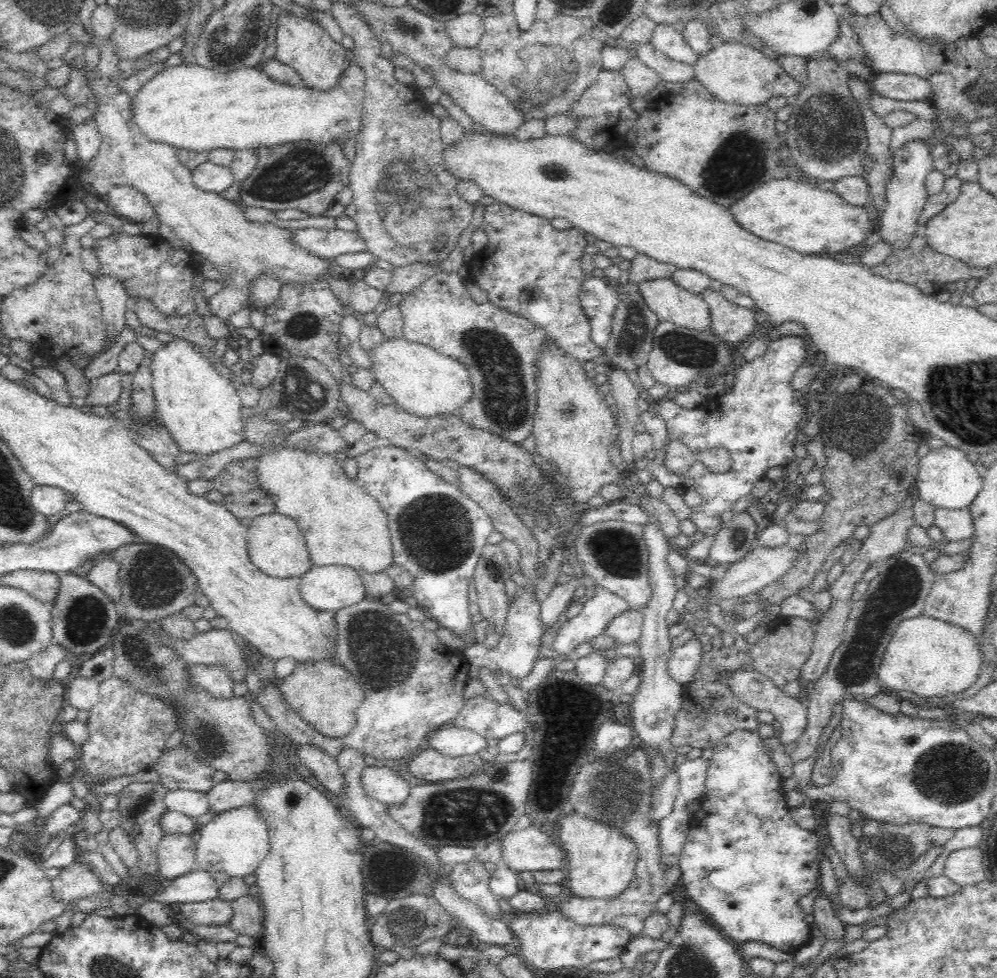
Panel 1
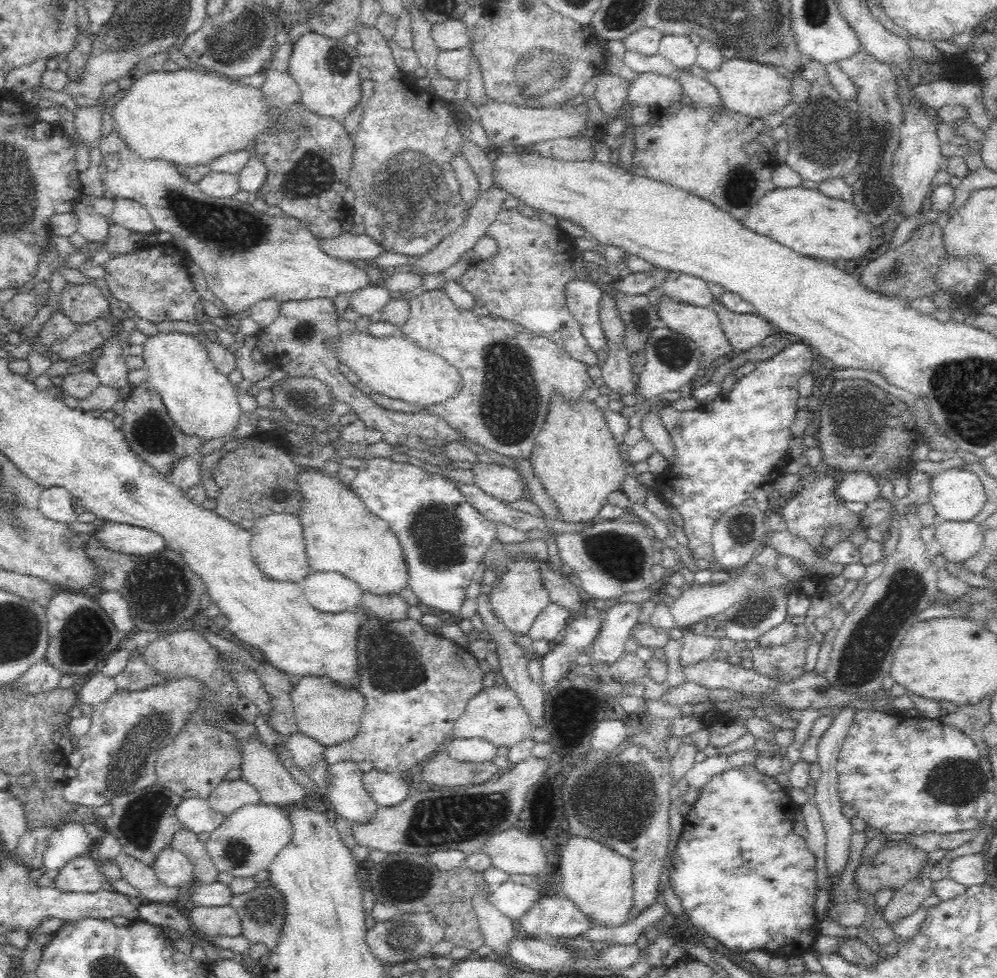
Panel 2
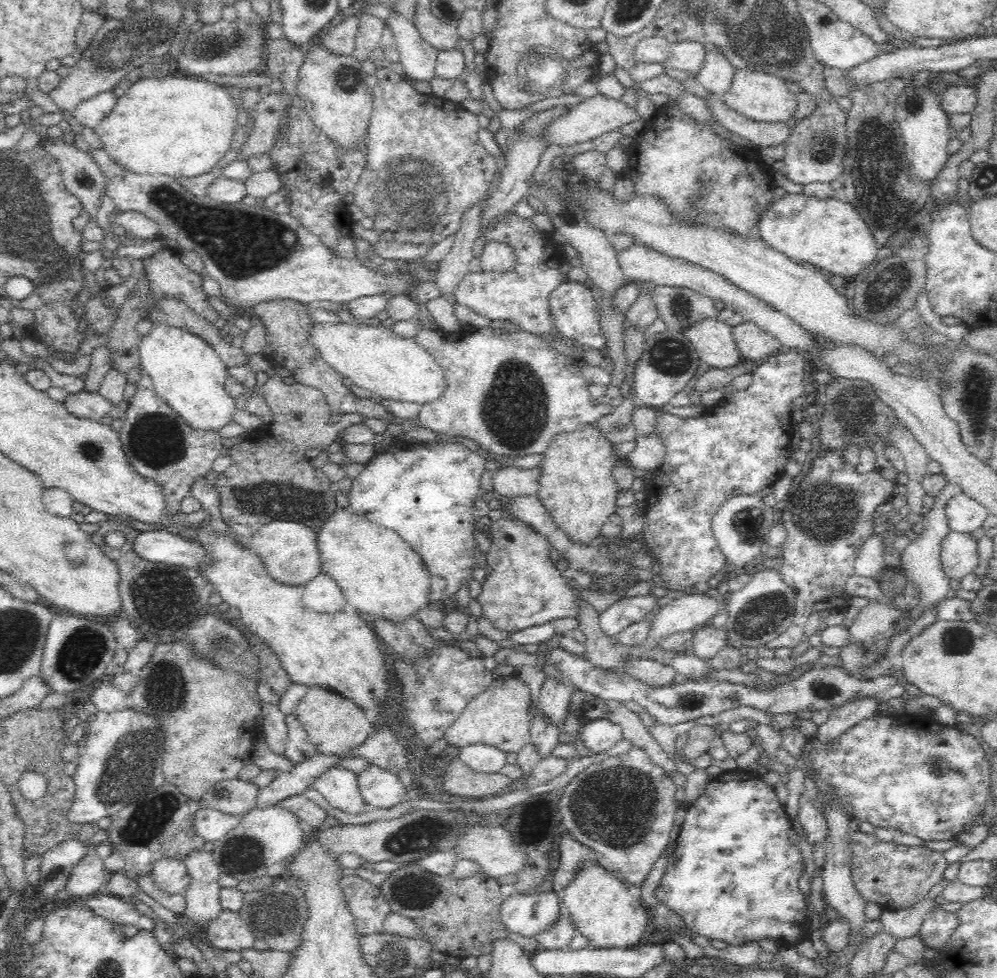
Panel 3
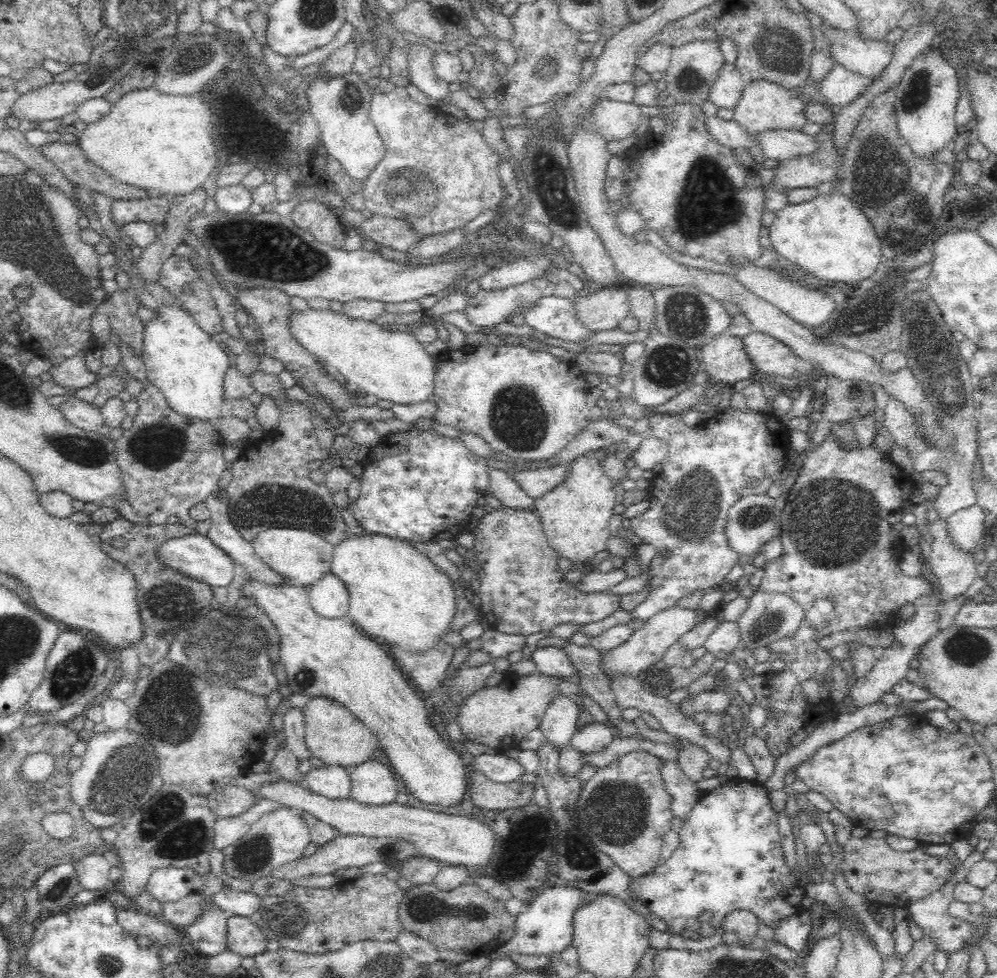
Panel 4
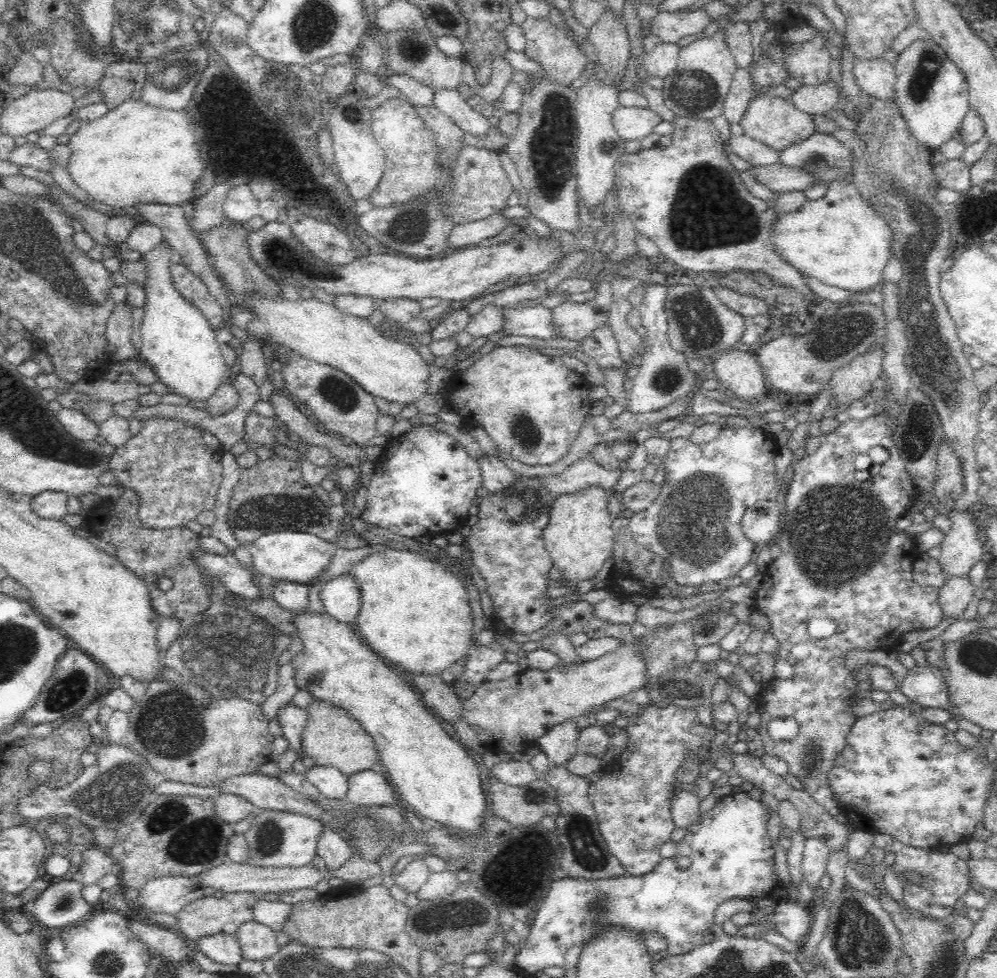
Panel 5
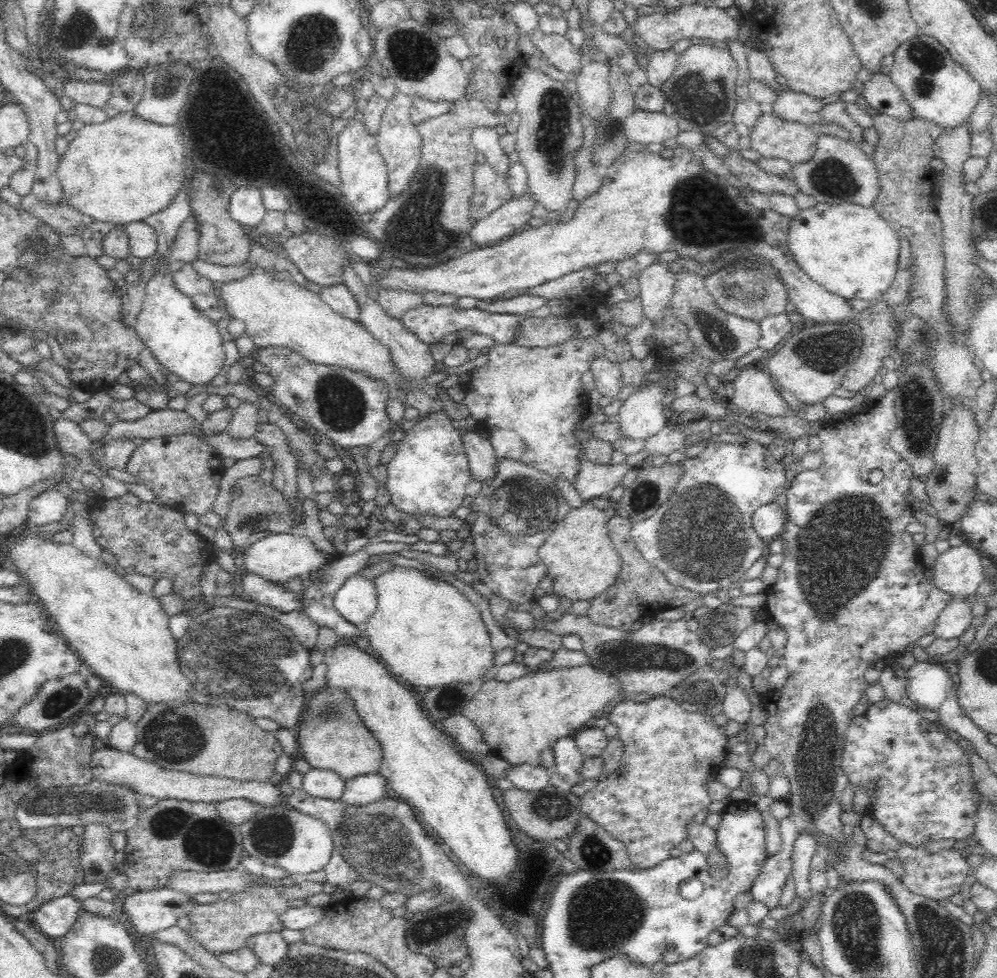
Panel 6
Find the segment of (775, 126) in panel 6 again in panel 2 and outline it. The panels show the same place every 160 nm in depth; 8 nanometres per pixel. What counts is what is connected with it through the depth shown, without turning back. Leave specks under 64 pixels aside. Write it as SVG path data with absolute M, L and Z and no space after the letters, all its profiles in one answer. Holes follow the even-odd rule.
M731 57L724 59L714 70L698 68L696 72L715 88L726 109L746 117L765 119L791 102L791 81L780 75L773 65L761 64L746 57Z

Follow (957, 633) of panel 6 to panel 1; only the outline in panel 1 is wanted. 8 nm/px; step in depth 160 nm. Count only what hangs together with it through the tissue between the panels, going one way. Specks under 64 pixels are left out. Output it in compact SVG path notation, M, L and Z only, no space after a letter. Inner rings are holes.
M935 508L934 523L942 531L944 543L970 540L974 532L969 508Z

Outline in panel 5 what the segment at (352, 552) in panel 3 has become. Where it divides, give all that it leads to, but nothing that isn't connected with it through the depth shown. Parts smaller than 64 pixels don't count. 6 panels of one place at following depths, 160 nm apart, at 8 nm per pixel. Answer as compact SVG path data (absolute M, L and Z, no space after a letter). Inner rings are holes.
M386 548L350 564L347 574L356 581L362 599L354 622L356 630L382 658L390 660L403 672L442 674L448 668L456 669L456 662L468 656L474 634L469 595L466 586L442 563L425 558L420 552Z

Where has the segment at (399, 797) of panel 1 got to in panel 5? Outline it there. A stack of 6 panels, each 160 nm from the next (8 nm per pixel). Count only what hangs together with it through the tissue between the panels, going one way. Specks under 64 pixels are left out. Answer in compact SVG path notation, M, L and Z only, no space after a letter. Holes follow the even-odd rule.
M371 769L355 772L348 777L347 785L348 790L344 800L354 807L389 806L392 805L392 802L398 802L396 792L388 783L388 778L384 776L384 772L374 772Z

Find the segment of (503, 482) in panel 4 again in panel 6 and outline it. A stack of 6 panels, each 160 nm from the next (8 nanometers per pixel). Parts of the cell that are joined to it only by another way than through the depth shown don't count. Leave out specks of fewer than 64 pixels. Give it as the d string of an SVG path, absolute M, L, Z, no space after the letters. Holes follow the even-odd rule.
M464 430L461 432L462 445L466 449L472 479L481 483L494 481L499 468L499 459L485 434Z

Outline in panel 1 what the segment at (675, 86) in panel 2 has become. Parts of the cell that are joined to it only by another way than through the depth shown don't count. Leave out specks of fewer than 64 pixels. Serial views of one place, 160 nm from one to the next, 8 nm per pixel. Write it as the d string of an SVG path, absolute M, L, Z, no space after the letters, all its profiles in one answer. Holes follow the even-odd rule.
M628 58L619 73L626 79L629 90L629 99L644 97L660 82L654 71L646 67L638 58Z

